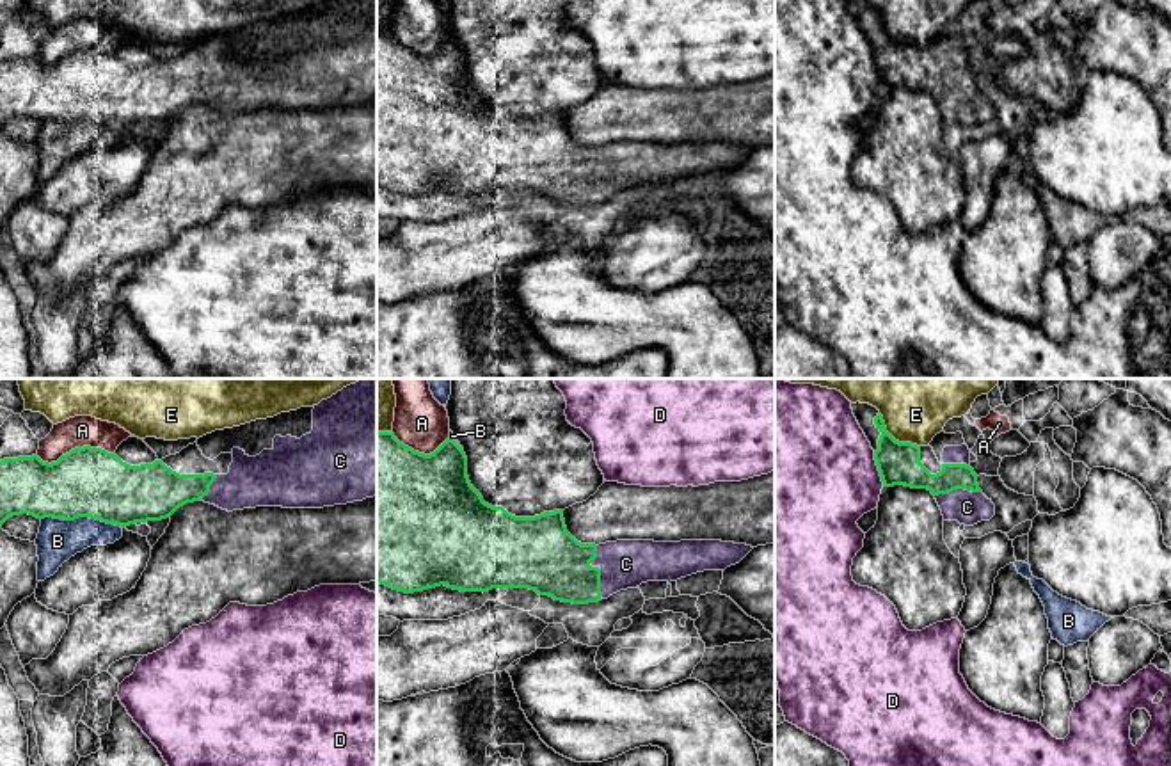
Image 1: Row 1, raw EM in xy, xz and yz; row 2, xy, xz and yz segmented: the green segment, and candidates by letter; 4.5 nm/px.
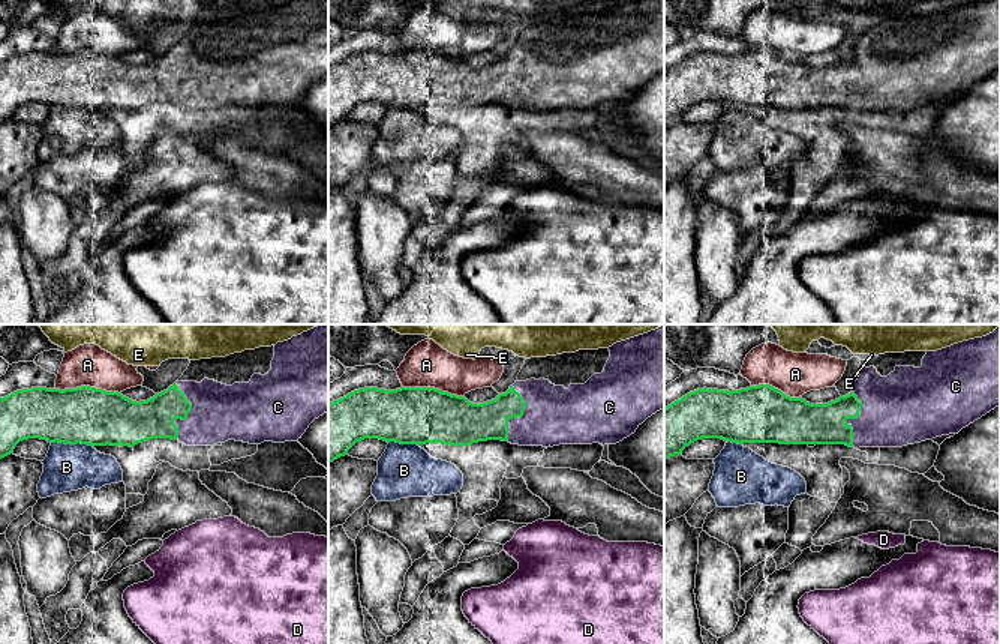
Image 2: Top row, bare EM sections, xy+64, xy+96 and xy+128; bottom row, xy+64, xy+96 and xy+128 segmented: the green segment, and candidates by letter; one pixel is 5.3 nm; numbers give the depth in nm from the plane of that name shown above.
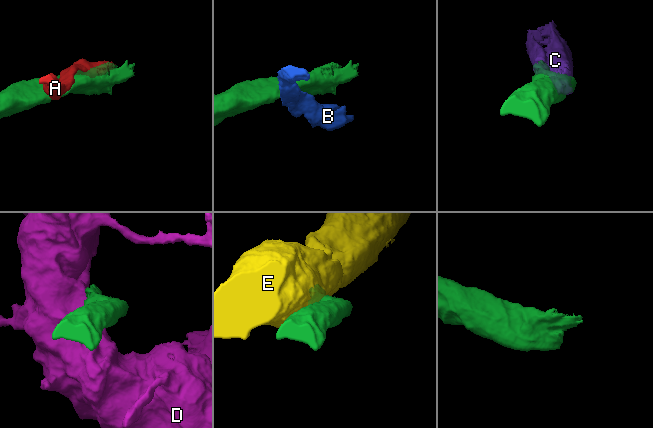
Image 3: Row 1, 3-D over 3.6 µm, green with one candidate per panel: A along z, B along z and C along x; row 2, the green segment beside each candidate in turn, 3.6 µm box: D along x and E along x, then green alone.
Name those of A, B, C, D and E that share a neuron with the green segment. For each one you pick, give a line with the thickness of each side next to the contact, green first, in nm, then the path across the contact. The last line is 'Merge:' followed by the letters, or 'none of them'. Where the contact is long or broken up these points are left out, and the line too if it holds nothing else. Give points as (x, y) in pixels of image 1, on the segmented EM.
C: 300/220 nm
Merge: C

